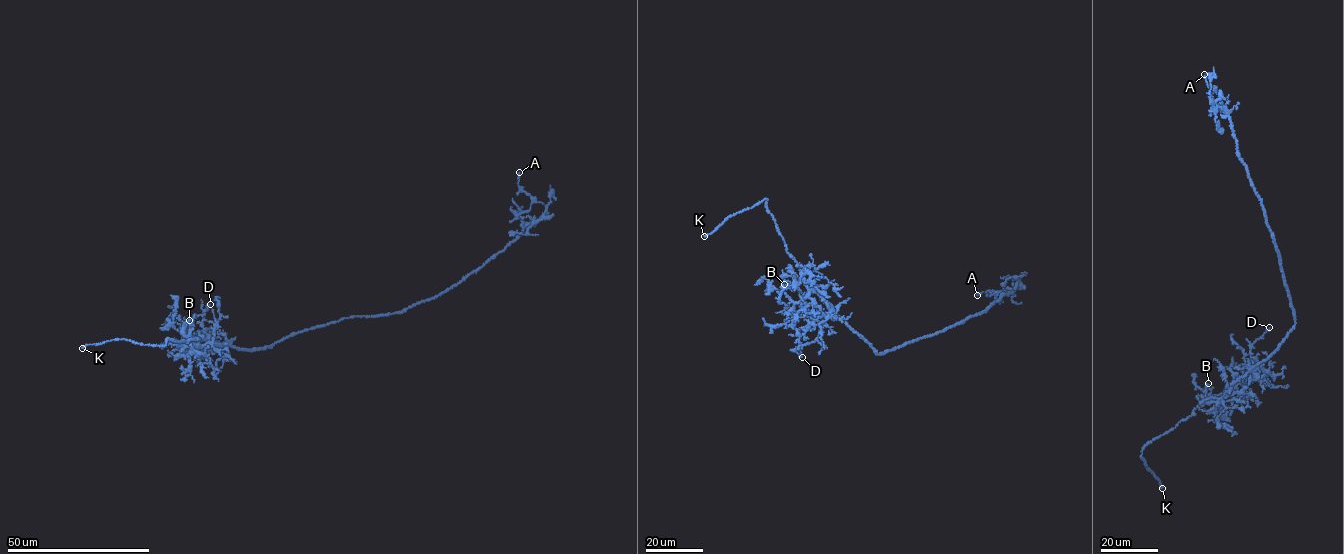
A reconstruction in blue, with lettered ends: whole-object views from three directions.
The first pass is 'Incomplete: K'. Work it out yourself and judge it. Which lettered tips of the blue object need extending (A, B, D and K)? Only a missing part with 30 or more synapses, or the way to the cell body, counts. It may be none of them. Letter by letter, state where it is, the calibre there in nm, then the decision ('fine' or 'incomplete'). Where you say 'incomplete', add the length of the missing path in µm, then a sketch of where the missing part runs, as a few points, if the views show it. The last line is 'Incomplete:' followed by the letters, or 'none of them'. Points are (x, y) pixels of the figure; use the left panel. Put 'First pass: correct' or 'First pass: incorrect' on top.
First pass: correct
A: place (519, 172); calibre 140 nm; fine
B: place (189, 320); calibre 320 nm; fine
D: place (210, 304); calibre 80 nm; fine
K: place (82, 348); calibre 440 nm; incomplete; missing 2 µm
Incomplete: K

